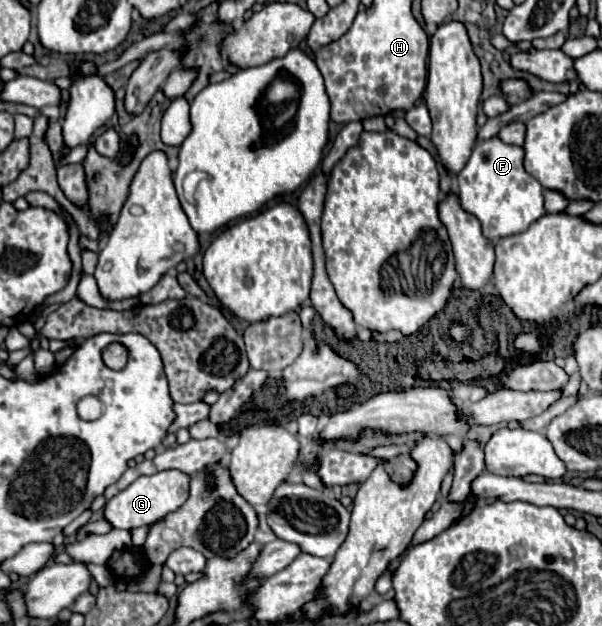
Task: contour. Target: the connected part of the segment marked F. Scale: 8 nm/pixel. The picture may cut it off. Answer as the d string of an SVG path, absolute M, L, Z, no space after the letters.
M491 137L475 145L457 179L461 207L481 221L483 235L487 239L521 233L545 213L539 181L535 181L535 177L523 169L523 149L517 145L507 145L499 141L499 137Z

